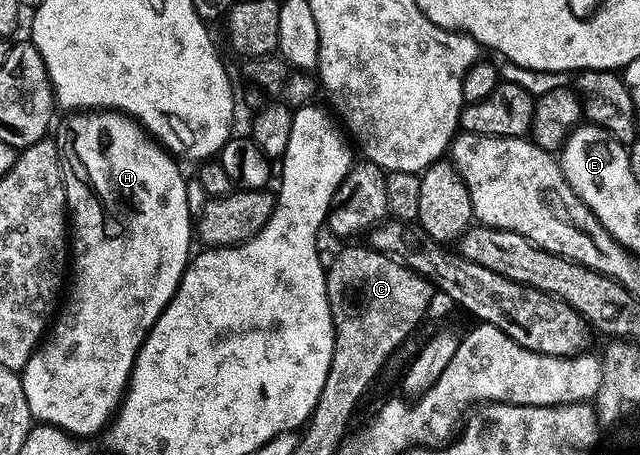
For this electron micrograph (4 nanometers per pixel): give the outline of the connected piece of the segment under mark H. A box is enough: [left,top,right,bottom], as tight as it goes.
[21,111,196,439]

